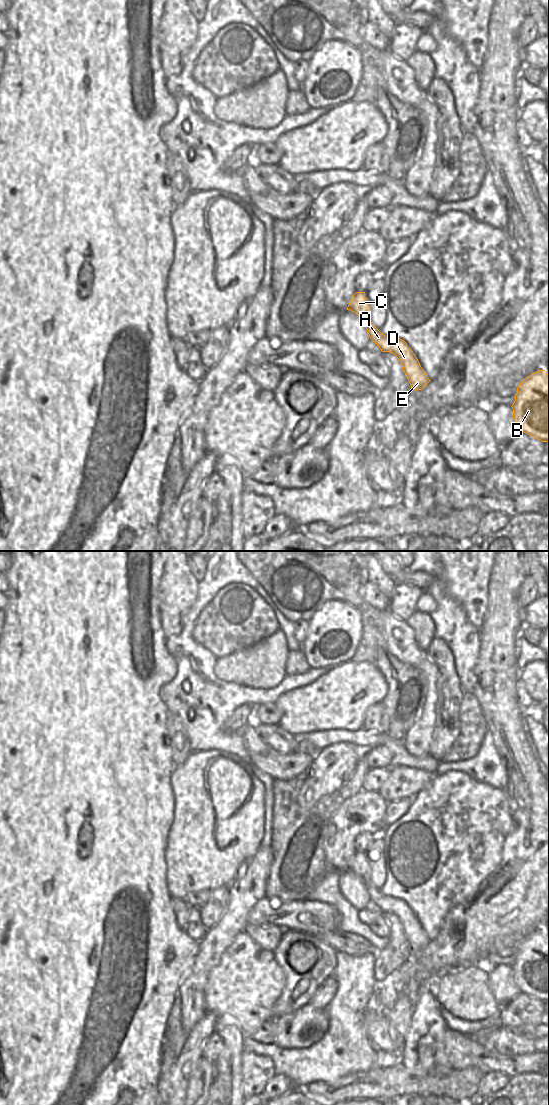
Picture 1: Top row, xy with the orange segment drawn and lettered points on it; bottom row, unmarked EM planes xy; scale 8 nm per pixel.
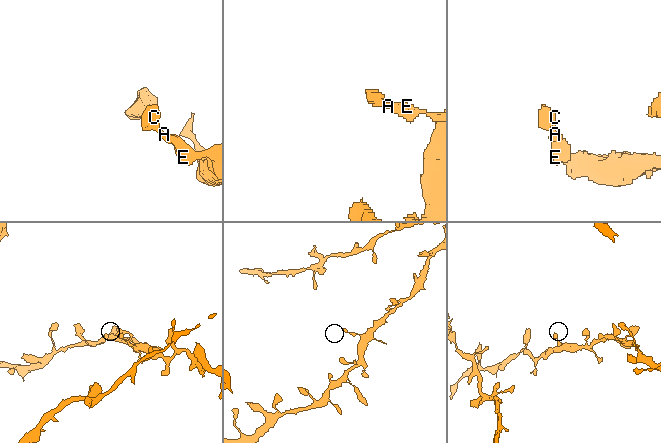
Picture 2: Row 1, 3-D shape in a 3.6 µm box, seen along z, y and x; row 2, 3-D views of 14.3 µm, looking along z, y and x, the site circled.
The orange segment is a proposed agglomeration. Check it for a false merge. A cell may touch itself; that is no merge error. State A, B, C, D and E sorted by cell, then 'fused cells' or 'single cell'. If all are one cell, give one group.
groups A B C D E; single cell

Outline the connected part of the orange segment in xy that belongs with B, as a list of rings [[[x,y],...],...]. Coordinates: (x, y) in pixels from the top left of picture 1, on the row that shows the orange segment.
[[[545,370],[534,372],[519,384],[511,407],[521,432],[549,442],[549,374]]]

